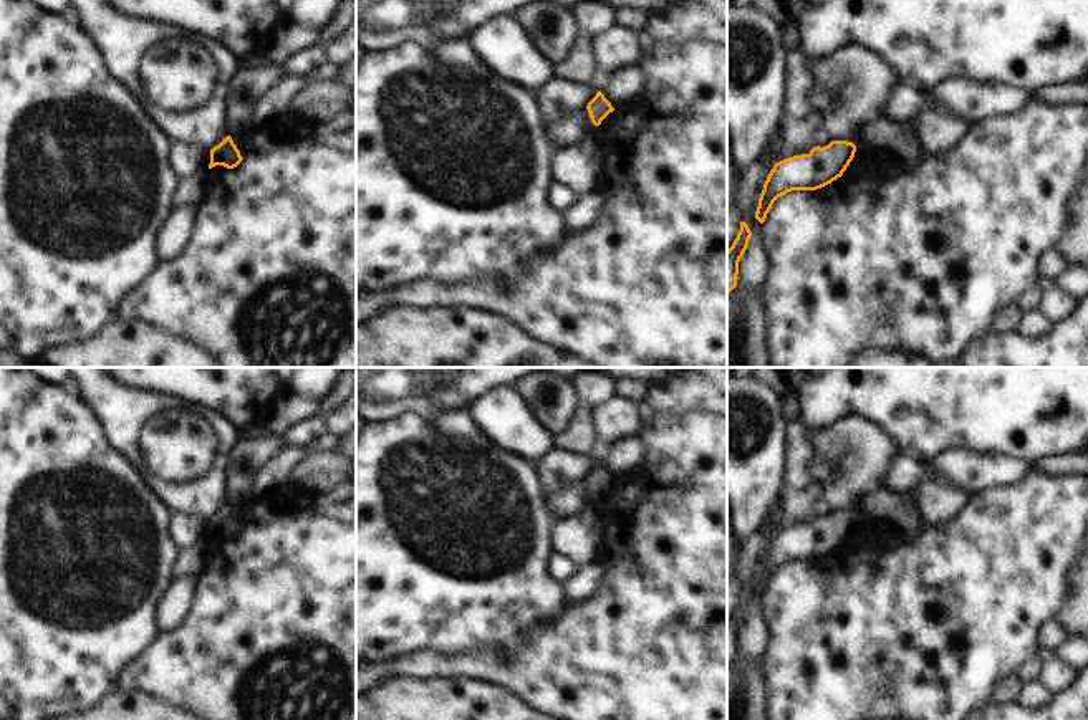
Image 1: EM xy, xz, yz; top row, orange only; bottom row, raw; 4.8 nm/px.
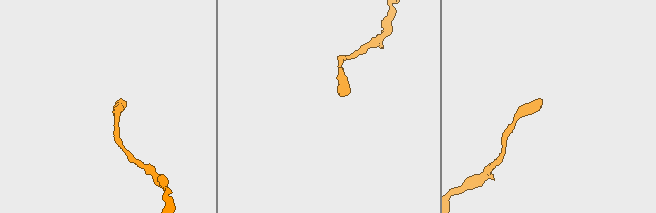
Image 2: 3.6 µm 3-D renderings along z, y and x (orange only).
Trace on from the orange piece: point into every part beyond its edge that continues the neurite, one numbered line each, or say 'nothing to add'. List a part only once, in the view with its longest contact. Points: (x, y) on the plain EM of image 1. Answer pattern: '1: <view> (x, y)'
nothing to add.

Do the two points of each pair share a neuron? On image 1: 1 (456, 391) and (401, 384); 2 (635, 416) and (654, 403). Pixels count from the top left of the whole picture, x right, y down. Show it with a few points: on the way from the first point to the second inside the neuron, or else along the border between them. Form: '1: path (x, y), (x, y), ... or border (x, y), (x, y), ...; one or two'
1: path (442, 384), (414, 384); one
2: border (641, 401), (649, 412); two

